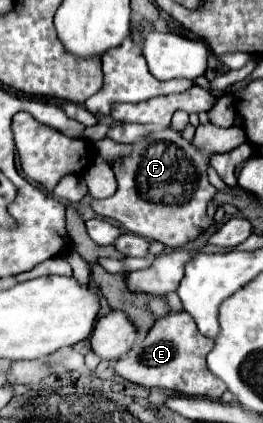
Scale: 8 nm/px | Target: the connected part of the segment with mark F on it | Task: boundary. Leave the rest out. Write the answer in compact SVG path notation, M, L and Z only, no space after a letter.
M211 123L200 124L192 140L184 140L172 128L164 128L158 136L148 134L132 144L128 156L112 162L118 190L110 198L92 200L92 210L120 222L132 234L158 240L168 248L182 248L214 226L214 220L206 214L206 204L216 194L206 176L210 156L230 152L244 140L240 126L221 128Z

